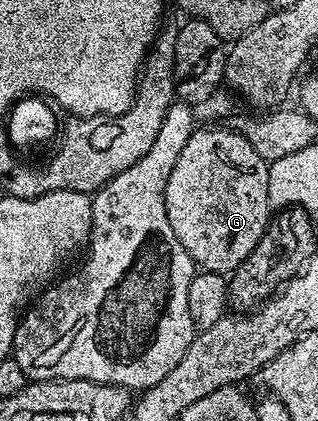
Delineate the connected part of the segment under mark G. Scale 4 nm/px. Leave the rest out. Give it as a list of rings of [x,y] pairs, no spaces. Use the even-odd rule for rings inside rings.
[[[221,128],[221,130],[200,129],[193,129],[190,139],[186,142],[186,147],[182,148],[182,152],[178,154],[178,158],[175,160],[174,168],[171,169],[170,179],[167,181],[166,188],[164,189],[166,214],[168,221],[170,221],[170,226],[174,231],[174,236],[177,236],[178,242],[190,252],[190,256],[197,267],[201,271],[213,270],[215,274],[227,275],[229,272],[237,270],[246,260],[246,256],[250,256],[250,252],[254,252],[258,240],[268,228],[270,221],[270,207],[268,205],[269,163],[264,162],[262,156],[258,156],[258,152],[254,152],[254,148],[250,148],[250,144],[241,134],[235,134],[234,131],[227,128]]]

